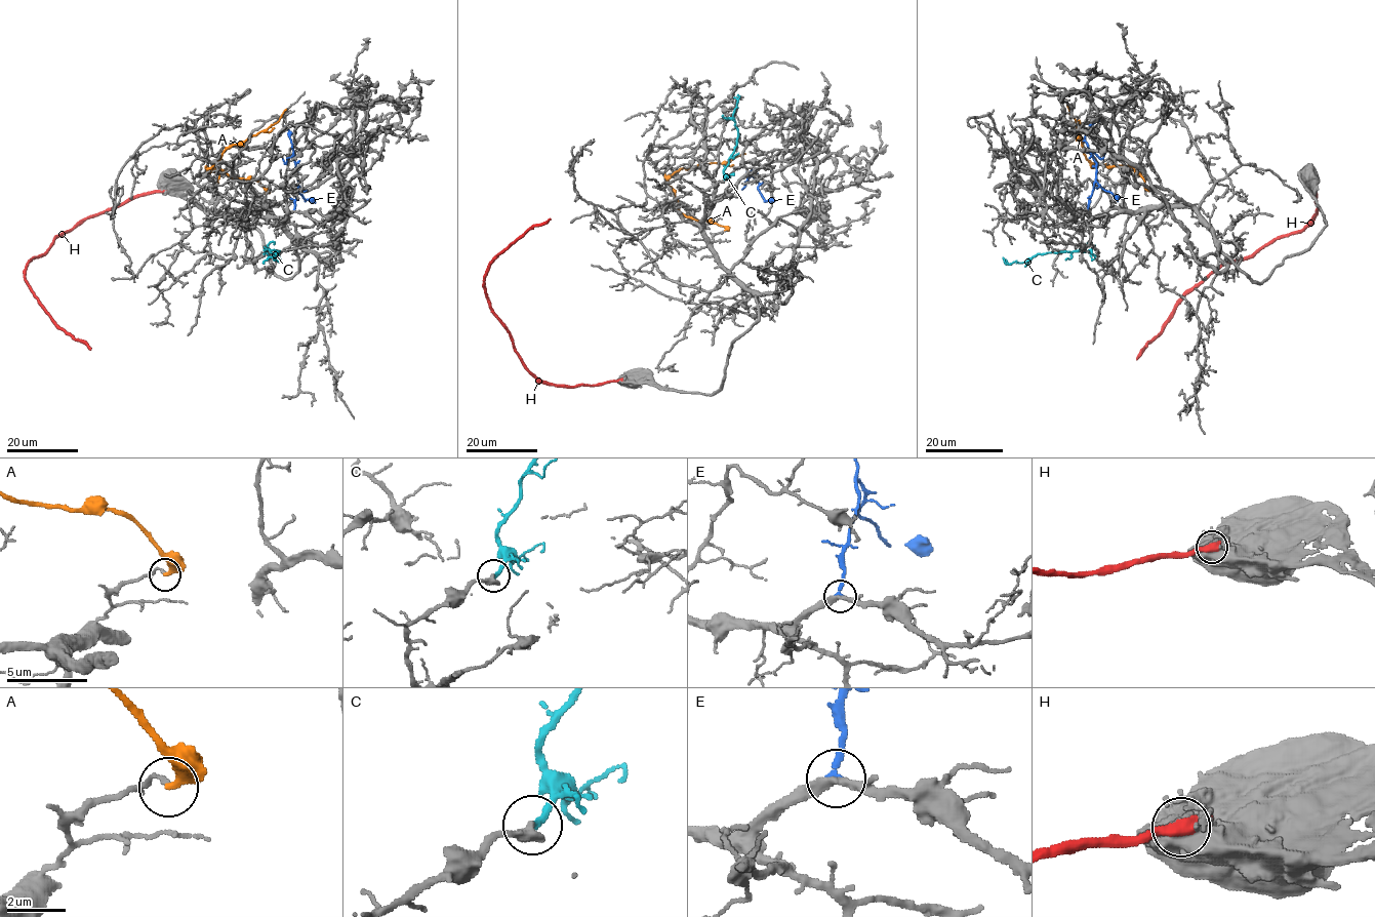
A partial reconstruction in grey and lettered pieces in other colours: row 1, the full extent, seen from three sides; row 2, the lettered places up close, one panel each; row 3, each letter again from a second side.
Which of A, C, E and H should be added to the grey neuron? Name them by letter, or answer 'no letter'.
C, E

